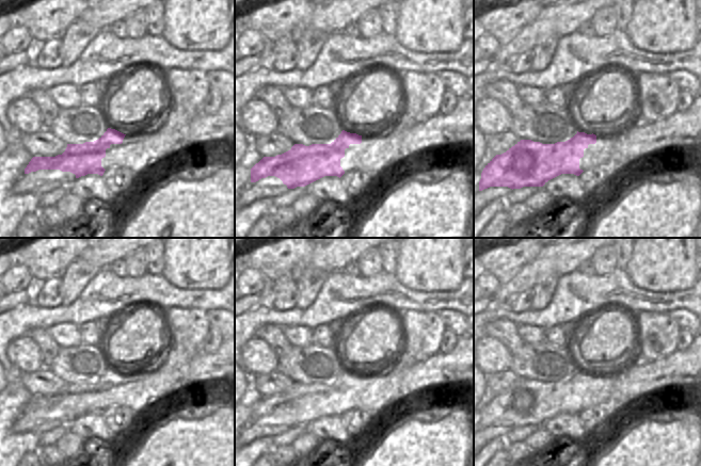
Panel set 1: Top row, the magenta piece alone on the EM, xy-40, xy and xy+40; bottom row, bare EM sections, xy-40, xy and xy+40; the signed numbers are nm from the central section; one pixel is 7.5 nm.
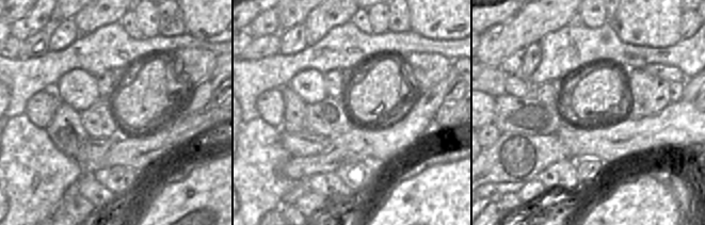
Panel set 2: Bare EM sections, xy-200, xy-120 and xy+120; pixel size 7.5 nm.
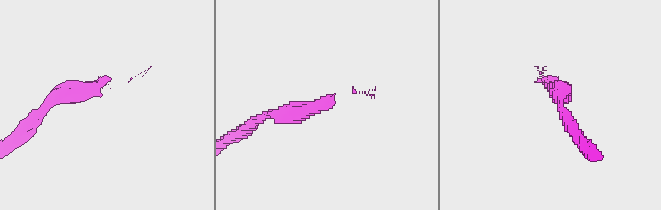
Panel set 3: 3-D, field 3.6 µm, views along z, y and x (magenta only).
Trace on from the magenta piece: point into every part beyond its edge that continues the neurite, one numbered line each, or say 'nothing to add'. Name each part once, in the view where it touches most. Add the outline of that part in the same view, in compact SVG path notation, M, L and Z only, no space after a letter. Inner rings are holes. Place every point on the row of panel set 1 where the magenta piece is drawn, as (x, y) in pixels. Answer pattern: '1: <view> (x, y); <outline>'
1: xy-40 (166, 133); M175 110L171 114L165 114L162 122L149 131L139 131L125 135L122 144L111 144L110 148L122 150L124 148L149 148L152 146L175 146L181 139L180 129L186 133L194 133L196 130L191 126L201 116L201 113L188 112L186 110Z

